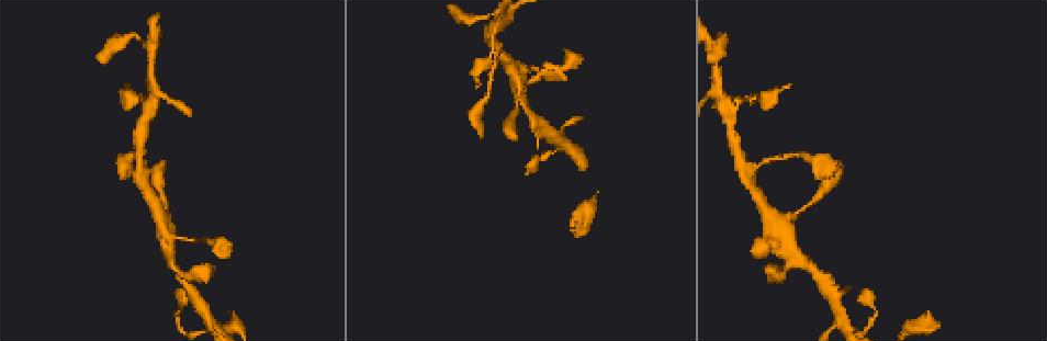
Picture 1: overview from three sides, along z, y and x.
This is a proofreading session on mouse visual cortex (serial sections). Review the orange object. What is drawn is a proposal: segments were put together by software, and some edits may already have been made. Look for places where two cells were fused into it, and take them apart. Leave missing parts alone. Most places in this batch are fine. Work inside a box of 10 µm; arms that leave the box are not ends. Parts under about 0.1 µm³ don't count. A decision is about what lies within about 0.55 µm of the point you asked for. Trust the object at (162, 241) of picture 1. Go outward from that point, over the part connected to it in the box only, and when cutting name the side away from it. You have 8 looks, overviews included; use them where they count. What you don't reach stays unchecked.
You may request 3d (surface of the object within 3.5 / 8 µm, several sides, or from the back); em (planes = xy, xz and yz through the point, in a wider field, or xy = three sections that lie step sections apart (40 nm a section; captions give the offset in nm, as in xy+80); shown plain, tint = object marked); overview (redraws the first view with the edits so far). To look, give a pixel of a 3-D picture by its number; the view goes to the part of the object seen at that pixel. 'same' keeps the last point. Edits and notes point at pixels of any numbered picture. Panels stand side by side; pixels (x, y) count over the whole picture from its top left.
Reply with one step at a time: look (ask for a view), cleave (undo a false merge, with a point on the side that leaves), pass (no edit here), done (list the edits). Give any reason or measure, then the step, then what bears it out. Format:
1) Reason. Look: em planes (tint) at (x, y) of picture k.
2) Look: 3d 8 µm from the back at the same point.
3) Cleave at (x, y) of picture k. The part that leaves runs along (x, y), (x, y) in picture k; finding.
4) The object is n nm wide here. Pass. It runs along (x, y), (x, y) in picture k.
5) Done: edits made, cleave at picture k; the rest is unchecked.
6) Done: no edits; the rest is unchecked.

Sharp bend. Look: 3d 3.5 µm at (551, 70) of picture 1.

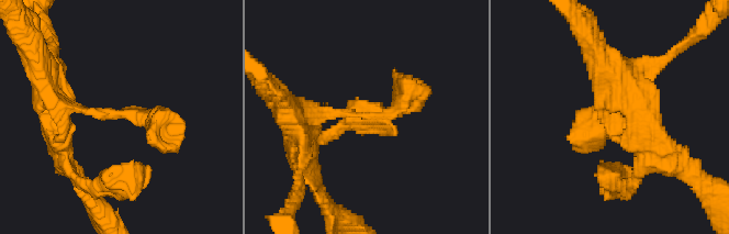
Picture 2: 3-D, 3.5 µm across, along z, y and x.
Look: em xy step 1 (tint) at (363, 114) of picture 2.

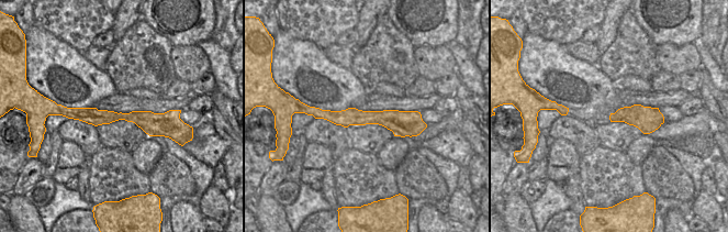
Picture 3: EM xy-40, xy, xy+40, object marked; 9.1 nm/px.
Pass. It runs along (64, 110), (178, 125) in picture 3; one cell here.

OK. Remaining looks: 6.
Side arm on a straight run. Look: 3d 8 µm at (210, 320) of picture 1.

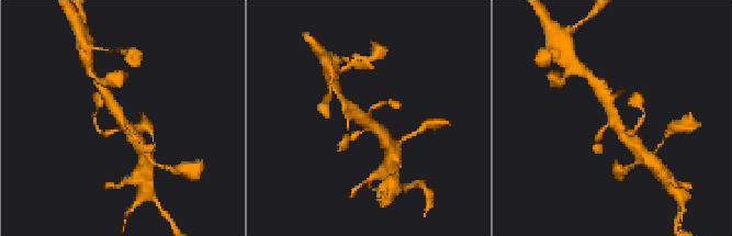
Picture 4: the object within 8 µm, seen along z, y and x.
Now the EM. Look: em xy step 1 (tint) at the same point.

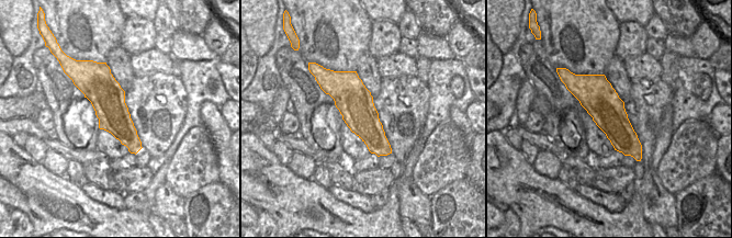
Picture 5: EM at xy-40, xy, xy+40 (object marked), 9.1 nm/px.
The object is 340 nm wide here. Pass. It runs along (565, 79), (615, 123), (638, 157) in picture 5; continuous, no second cell.

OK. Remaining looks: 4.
Arms part here. Look: 3d 8 µm at (144, 186) of picture 1.

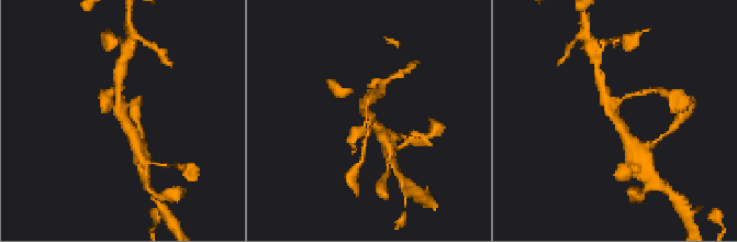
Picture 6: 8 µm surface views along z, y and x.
Zoom in. Look: 3d 3.5 µm at the same point.

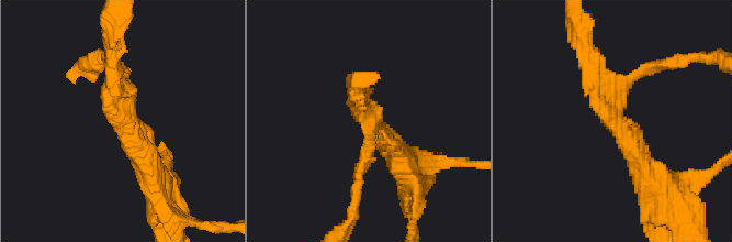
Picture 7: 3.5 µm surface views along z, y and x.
3 arms meet here; the arms are 150, 300, 350 nm wide; need the tissue. Look: em xy step 1 (tint) at (370, 115) of picture 7.

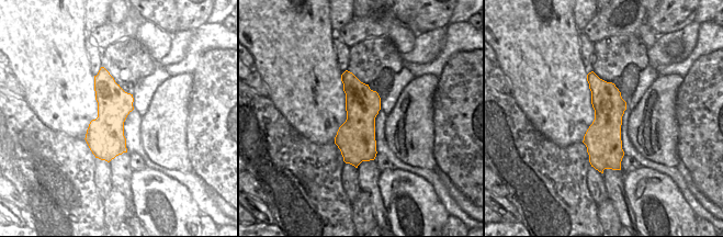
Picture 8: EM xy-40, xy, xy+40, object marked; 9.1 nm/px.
The object is 360 nm wide here. Pass. It runs along (648, 172), (603, 108), (585, 54) in picture 7; all the same cell.

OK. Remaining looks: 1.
Done: no edits; the rest is unchecked.

